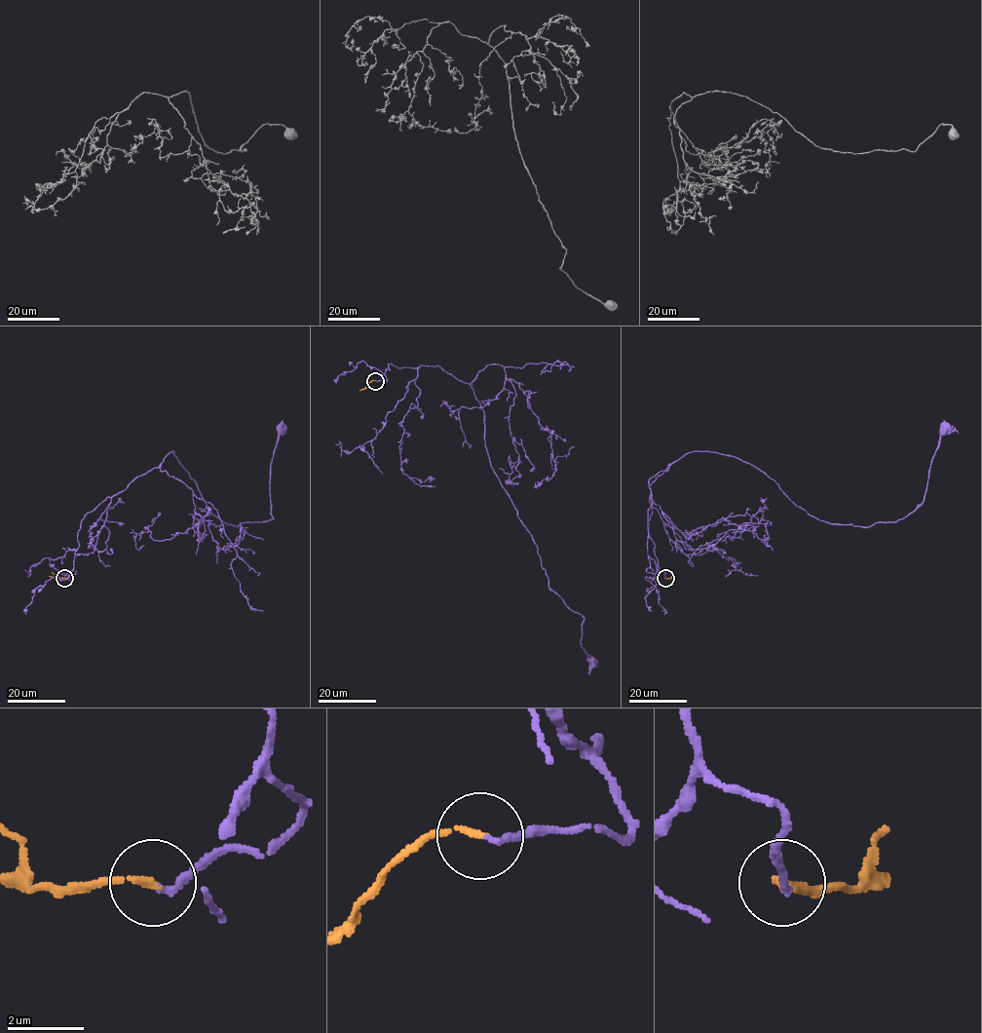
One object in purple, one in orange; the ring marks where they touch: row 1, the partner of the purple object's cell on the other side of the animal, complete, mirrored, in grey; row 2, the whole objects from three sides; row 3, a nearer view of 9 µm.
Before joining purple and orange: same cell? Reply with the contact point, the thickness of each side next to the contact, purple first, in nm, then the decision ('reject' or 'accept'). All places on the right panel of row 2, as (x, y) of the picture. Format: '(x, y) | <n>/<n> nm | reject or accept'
(665, 578) | 160/160 nm | accept

